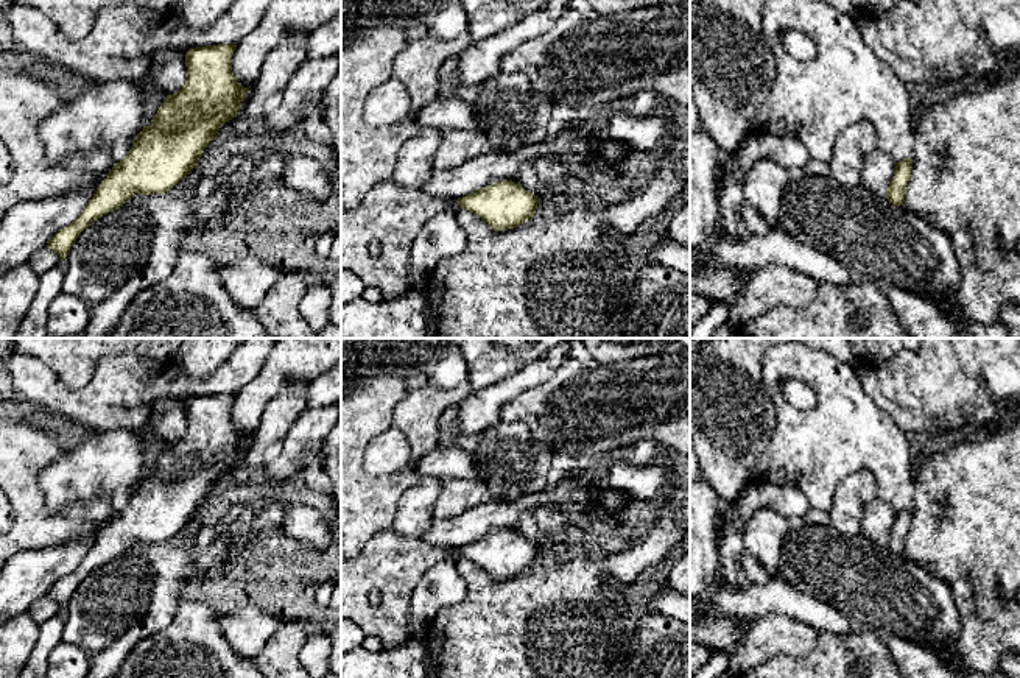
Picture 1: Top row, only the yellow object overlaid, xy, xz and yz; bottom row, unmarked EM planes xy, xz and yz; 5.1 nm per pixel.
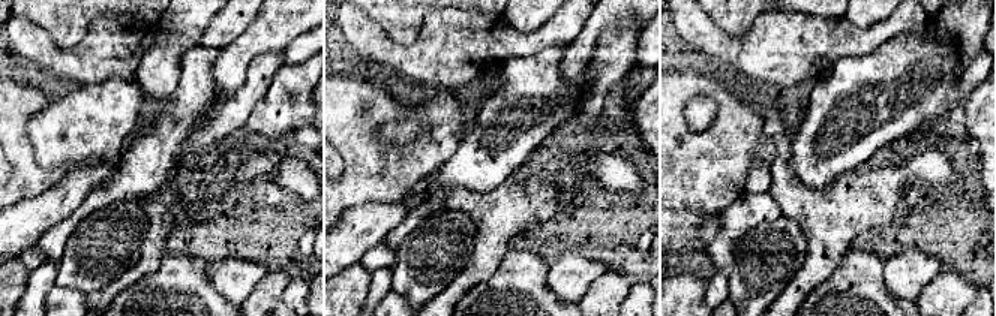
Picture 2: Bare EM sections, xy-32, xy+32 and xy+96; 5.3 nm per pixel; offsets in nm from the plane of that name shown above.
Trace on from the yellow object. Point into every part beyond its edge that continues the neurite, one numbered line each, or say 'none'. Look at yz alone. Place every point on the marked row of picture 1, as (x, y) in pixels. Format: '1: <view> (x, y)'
none

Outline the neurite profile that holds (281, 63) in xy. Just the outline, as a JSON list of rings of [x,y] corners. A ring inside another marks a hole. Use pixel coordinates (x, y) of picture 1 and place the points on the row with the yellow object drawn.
[[[308,34],[287,39],[266,55],[260,78],[246,92],[238,114],[220,128],[218,137],[234,132],[240,123],[252,126],[260,123],[266,100],[282,92],[293,73],[310,59]]]

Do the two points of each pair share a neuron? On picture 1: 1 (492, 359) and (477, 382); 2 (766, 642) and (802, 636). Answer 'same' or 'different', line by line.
1: same
2: same

